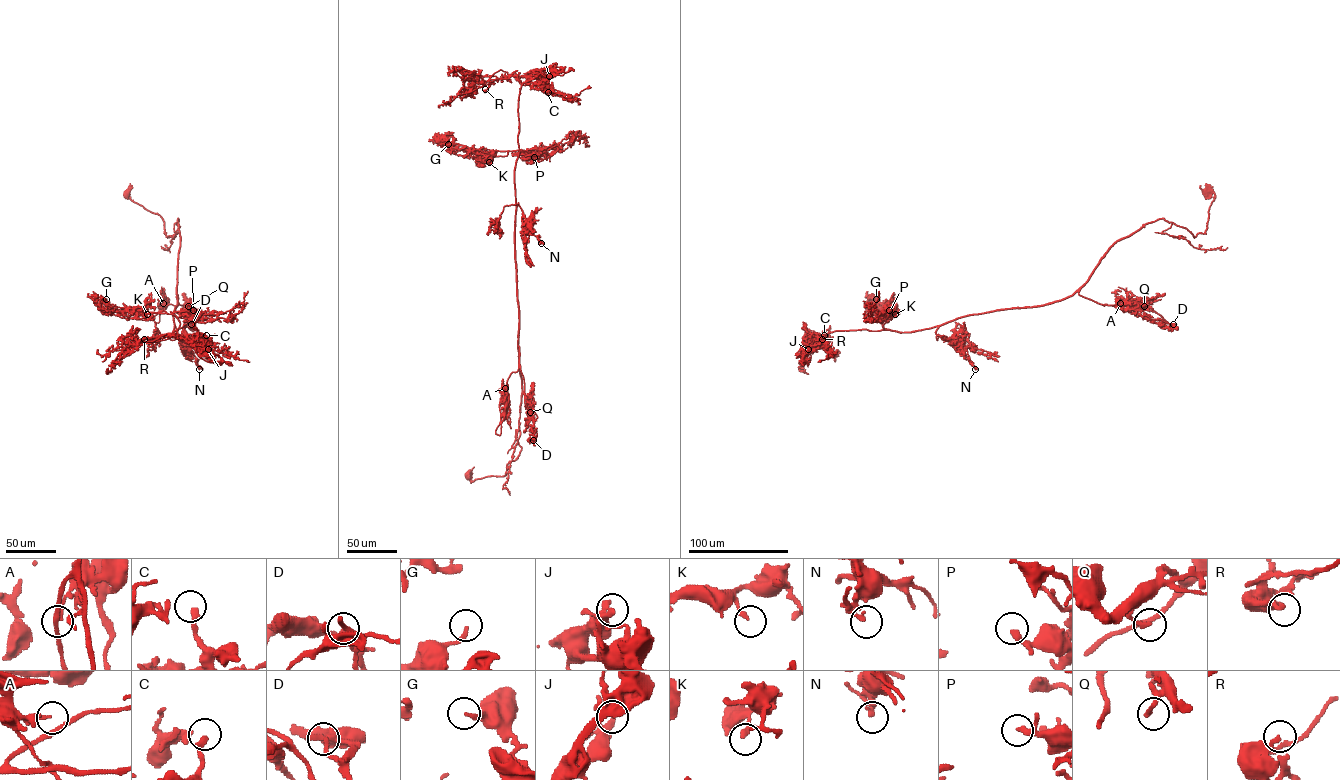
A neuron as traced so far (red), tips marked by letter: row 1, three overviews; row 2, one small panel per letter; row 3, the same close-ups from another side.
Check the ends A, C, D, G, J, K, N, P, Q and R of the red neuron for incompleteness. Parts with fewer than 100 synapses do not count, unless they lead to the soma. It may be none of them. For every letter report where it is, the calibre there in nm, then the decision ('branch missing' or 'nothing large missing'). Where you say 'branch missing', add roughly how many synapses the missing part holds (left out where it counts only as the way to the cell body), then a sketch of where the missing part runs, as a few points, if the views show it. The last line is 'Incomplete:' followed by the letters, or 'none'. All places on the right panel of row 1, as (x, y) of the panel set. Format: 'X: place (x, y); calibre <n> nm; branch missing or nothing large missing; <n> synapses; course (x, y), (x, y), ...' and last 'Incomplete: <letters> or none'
A: place (1120, 303); calibre 140 nm; nothing large missing
C: place (824, 335); calibre 280 nm; nothing large missing
D: place (1173, 324); calibre 190 nm; nothing large missing
G: place (876, 299); calibre 190 nm; nothing large missing
J: place (808, 349); calibre 380 nm; nothing large missing
K: place (895, 314); calibre 200 nm; nothing large missing
N: place (975, 369); calibre 220 nm; nothing large missing
P: place (889, 310); calibre 190 nm; nothing large missing
Q: place (1144, 306); calibre 200 nm; nothing large missing
R: place (822, 339); calibre 240 nm; nothing large missing
Incomplete: none

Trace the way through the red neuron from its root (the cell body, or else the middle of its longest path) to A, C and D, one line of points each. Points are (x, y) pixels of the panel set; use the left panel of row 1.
A: (127, 193), (160, 216), (168, 237), (180, 226), (179, 219), (178, 302), (176, 305), (163, 303)
C: (127, 193), (160, 216), (168, 237), (179, 219), (173, 332), (212, 342), (206, 335)
D: (127, 193), (160, 216), (168, 237), (180, 226), (179, 219), (178, 301), (196, 317), (193, 328), (191, 324)

